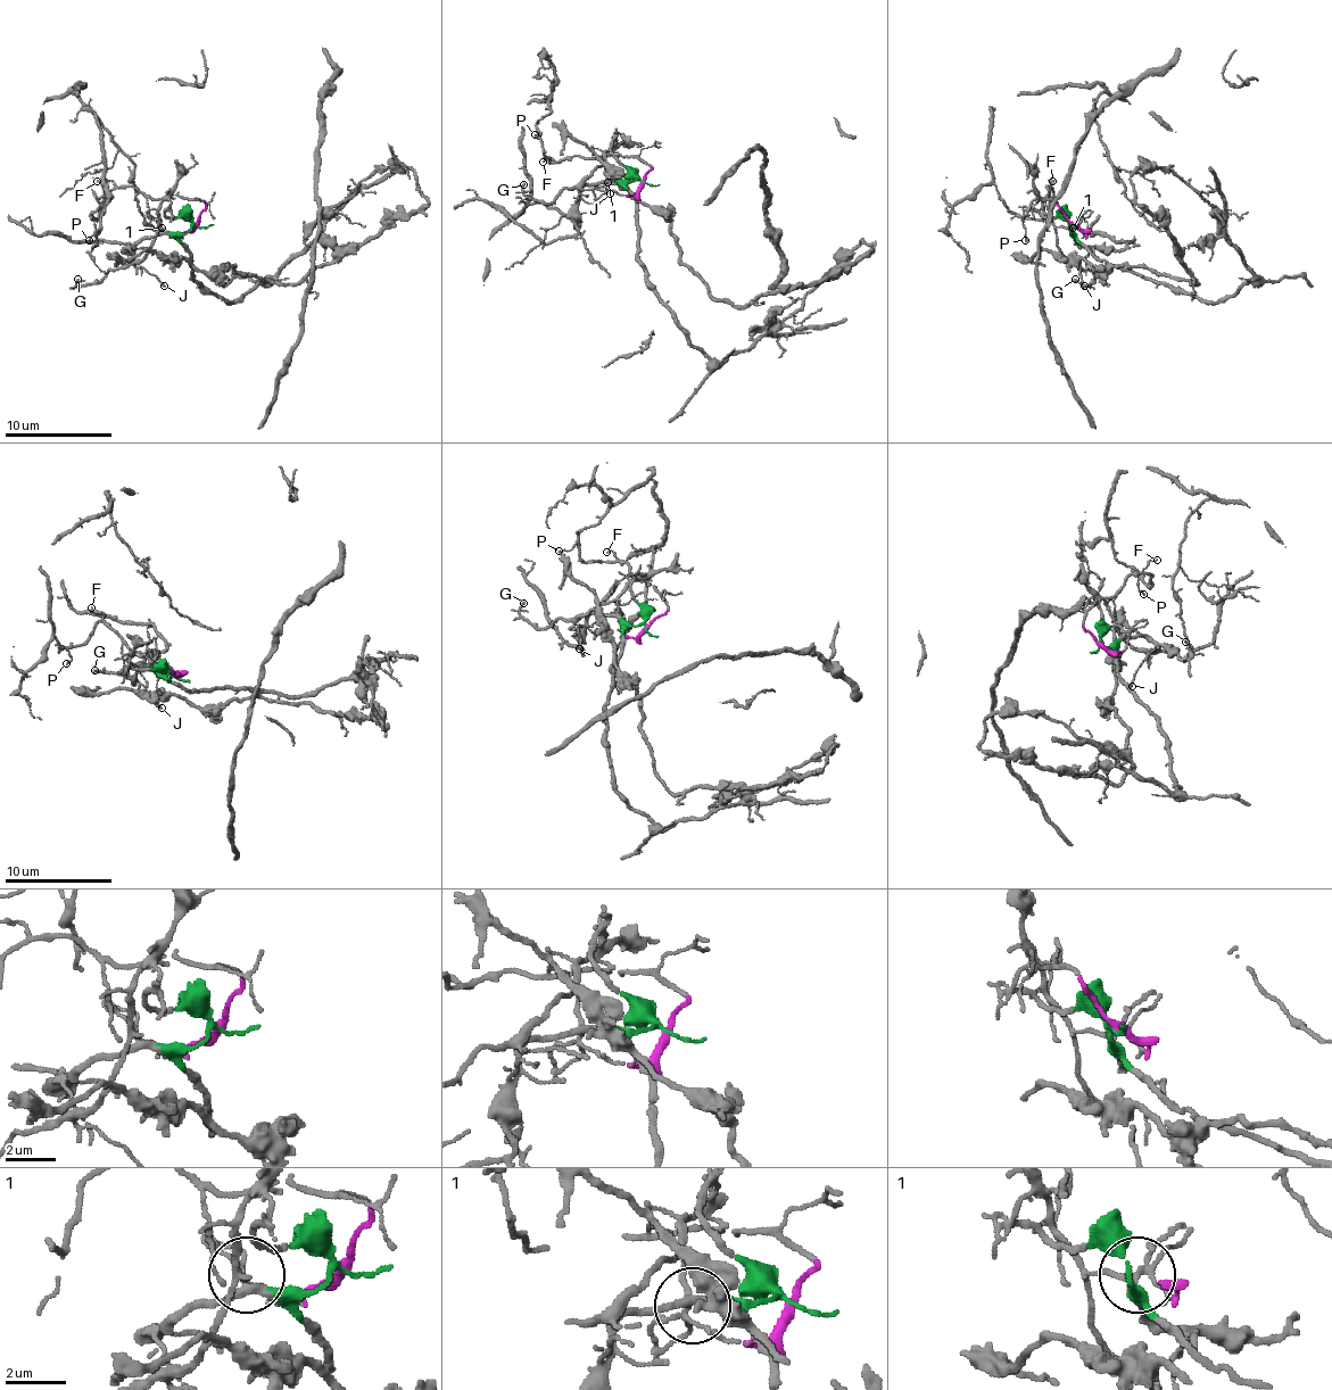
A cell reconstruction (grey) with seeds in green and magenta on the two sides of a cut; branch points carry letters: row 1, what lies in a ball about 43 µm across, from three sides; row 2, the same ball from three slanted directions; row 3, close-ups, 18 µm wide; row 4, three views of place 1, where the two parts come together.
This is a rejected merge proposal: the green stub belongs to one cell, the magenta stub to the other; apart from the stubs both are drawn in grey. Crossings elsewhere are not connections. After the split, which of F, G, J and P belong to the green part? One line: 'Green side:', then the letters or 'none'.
Green side: none

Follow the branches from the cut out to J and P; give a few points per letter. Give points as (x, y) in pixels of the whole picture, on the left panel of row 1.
J: (197, 225), (185, 233), (170, 236), (162, 228), (156, 230), (151, 249), (135, 265), (146, 267), (164, 287)
P: (197, 225), (205, 204), (189, 198), (146, 198), (132, 188), (114, 188), (106, 196), (89, 241)

